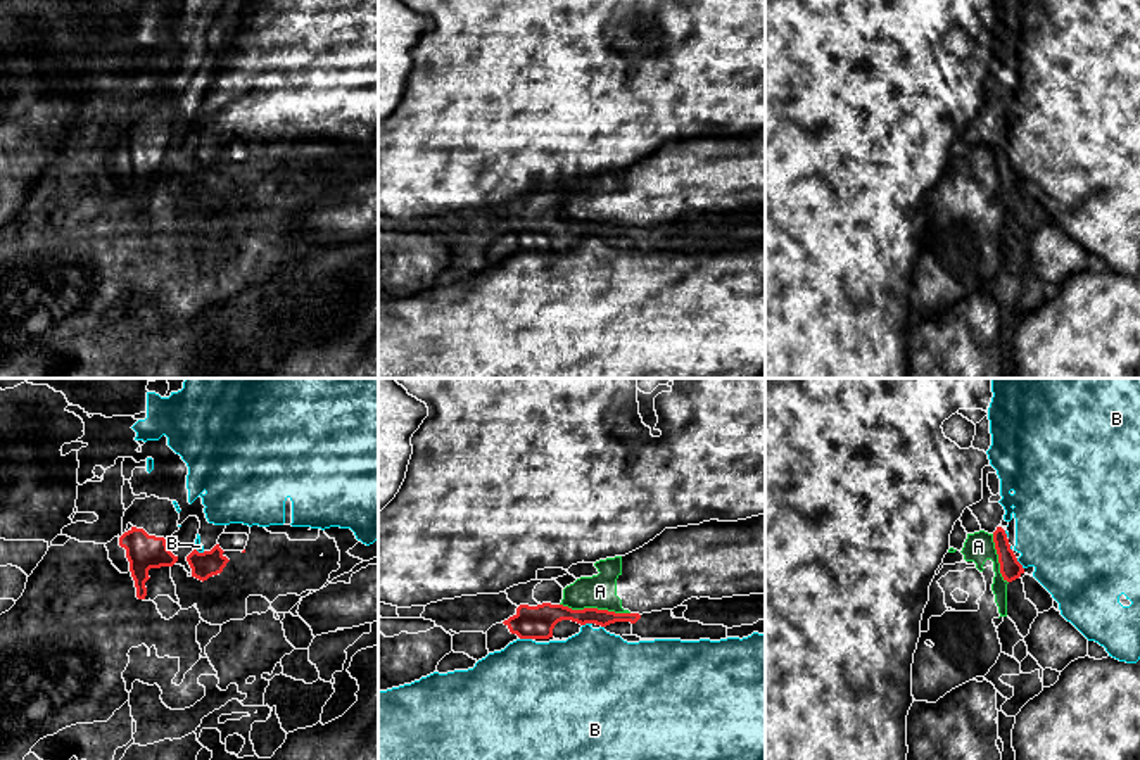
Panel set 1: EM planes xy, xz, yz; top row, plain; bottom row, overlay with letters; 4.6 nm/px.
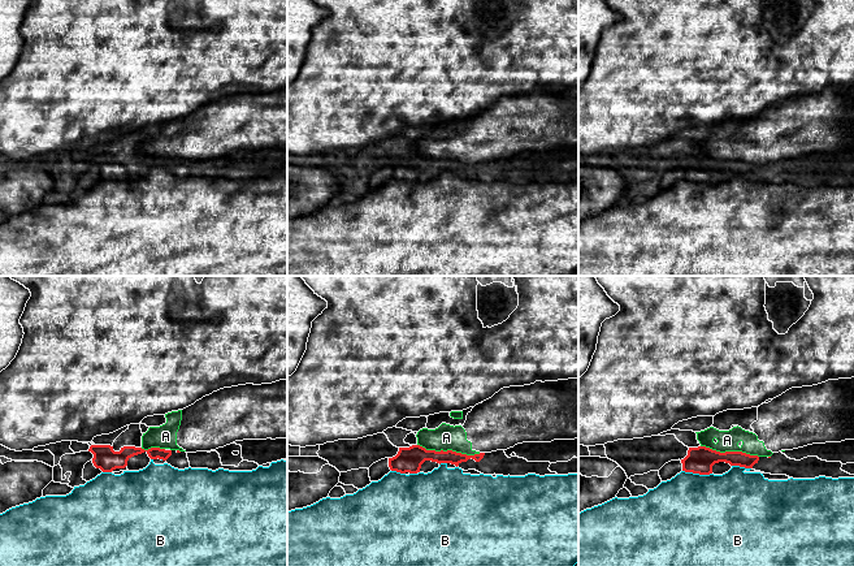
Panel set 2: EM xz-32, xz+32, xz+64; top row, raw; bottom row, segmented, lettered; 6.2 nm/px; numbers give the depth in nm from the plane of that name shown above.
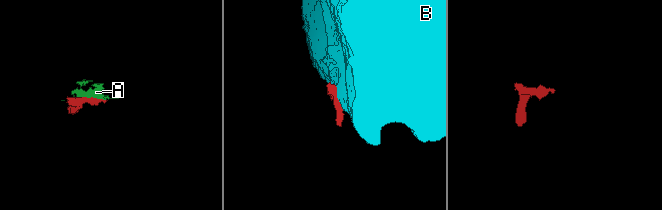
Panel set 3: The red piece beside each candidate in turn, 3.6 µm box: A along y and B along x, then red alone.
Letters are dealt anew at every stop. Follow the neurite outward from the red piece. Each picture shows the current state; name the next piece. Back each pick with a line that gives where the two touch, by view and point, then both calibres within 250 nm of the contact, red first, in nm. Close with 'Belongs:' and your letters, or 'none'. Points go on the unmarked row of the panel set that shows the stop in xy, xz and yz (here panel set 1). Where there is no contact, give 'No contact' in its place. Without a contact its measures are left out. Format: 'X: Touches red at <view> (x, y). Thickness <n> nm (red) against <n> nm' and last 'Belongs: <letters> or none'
Belongs: none

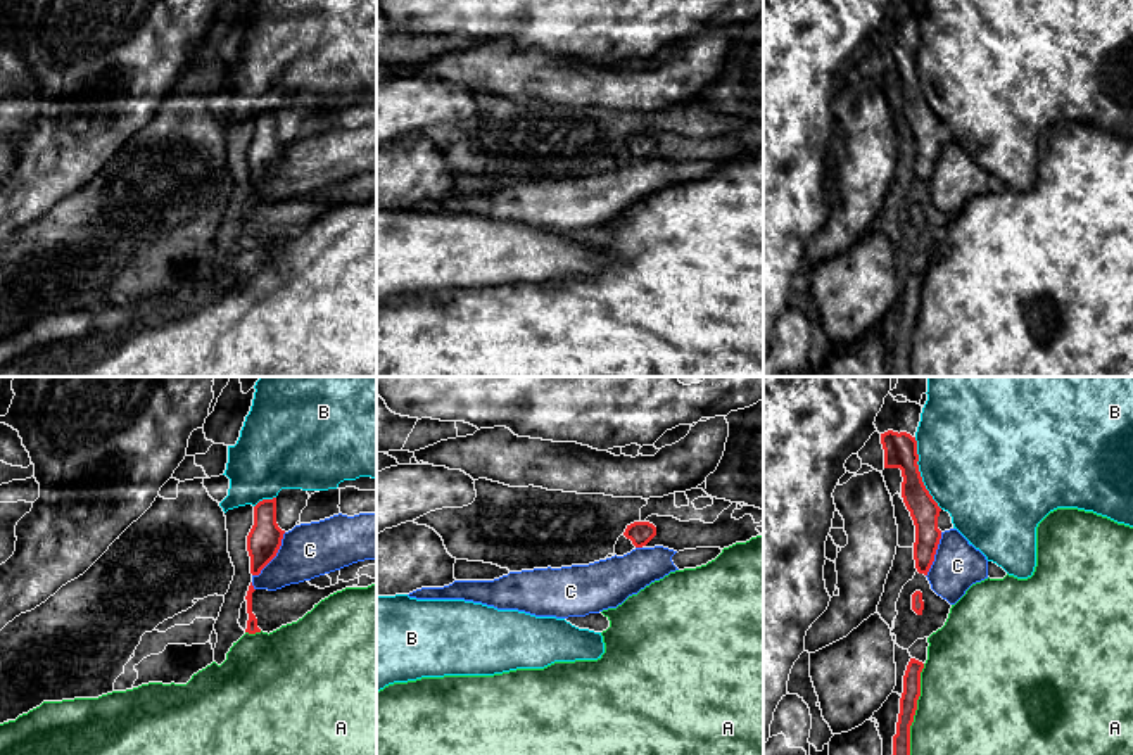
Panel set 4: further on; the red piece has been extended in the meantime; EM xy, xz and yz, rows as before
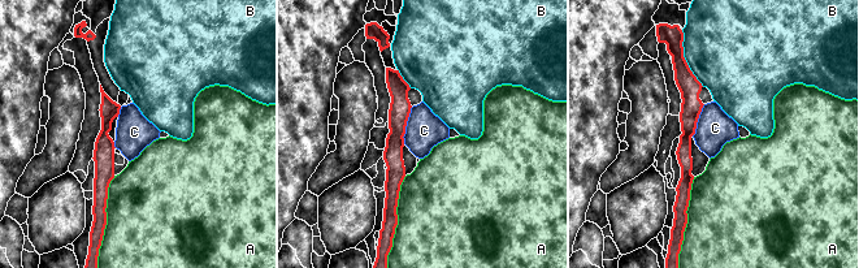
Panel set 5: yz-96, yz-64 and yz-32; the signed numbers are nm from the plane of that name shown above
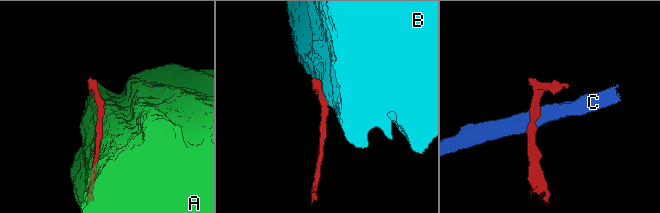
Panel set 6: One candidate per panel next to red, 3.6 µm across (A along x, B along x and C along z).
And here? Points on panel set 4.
Belongs: none

